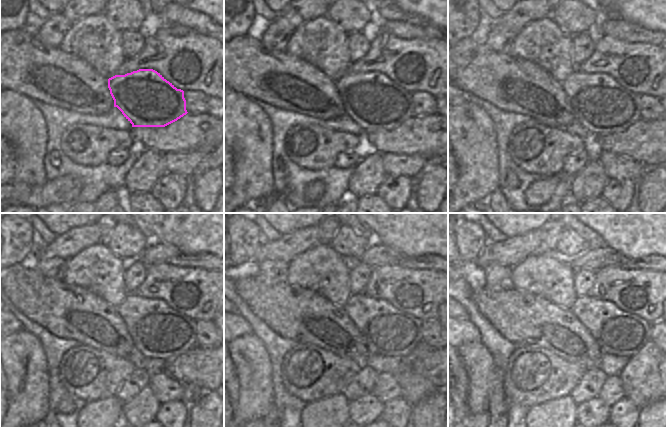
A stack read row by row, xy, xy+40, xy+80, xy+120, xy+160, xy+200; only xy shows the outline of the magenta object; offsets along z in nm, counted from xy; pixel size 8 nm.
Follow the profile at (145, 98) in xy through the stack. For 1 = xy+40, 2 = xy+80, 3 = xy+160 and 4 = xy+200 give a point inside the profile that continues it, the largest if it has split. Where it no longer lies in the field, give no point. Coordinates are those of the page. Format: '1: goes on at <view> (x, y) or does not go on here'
1: goes on at xy+40 (374, 102)
2: goes on at xy+80 (603, 106)
3: goes on at xy+160 (385, 330)
4: goes on at xy+200 (616, 332)

